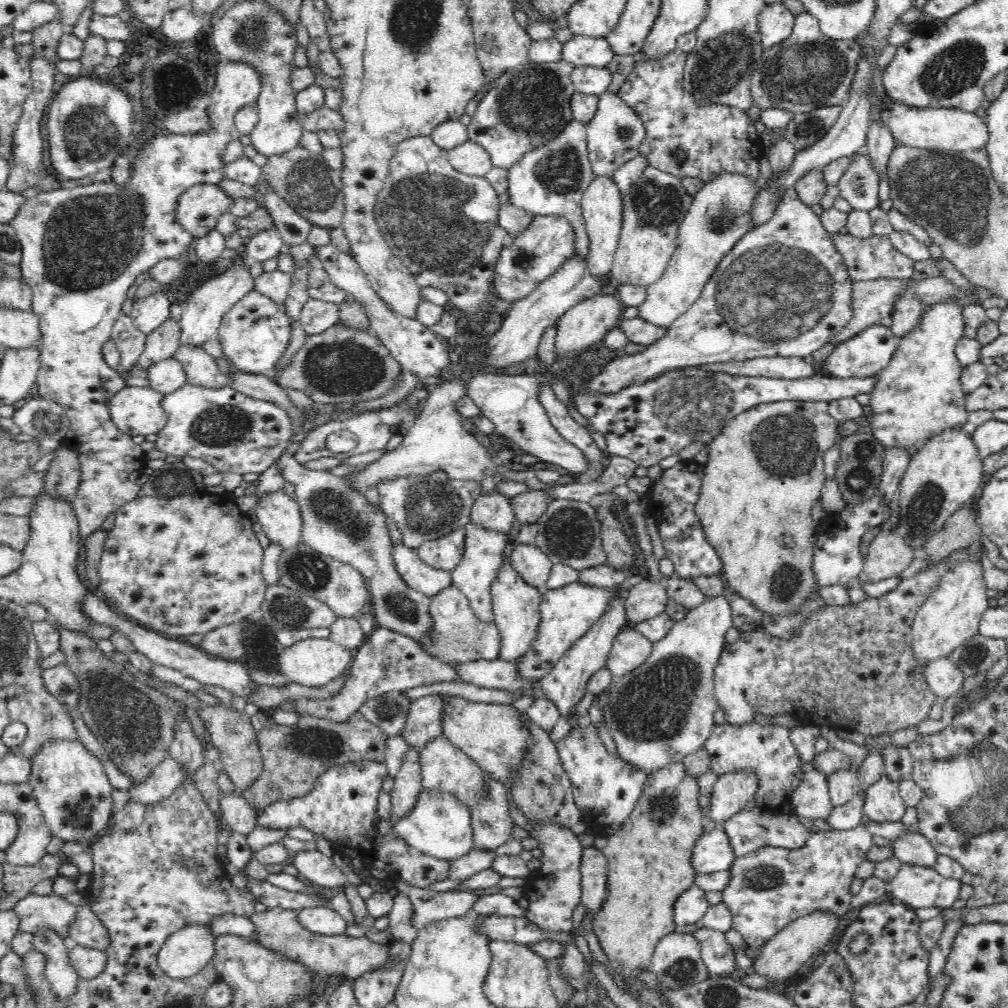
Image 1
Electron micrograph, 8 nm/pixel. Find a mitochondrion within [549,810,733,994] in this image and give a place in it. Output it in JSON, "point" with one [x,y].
{"point":[683,971]}

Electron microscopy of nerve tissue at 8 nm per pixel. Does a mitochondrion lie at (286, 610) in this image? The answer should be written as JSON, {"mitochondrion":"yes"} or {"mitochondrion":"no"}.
{"mitochondrion":"yes"}

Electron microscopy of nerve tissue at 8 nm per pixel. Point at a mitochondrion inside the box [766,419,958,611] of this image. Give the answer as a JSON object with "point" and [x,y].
{"point":[926,503]}

